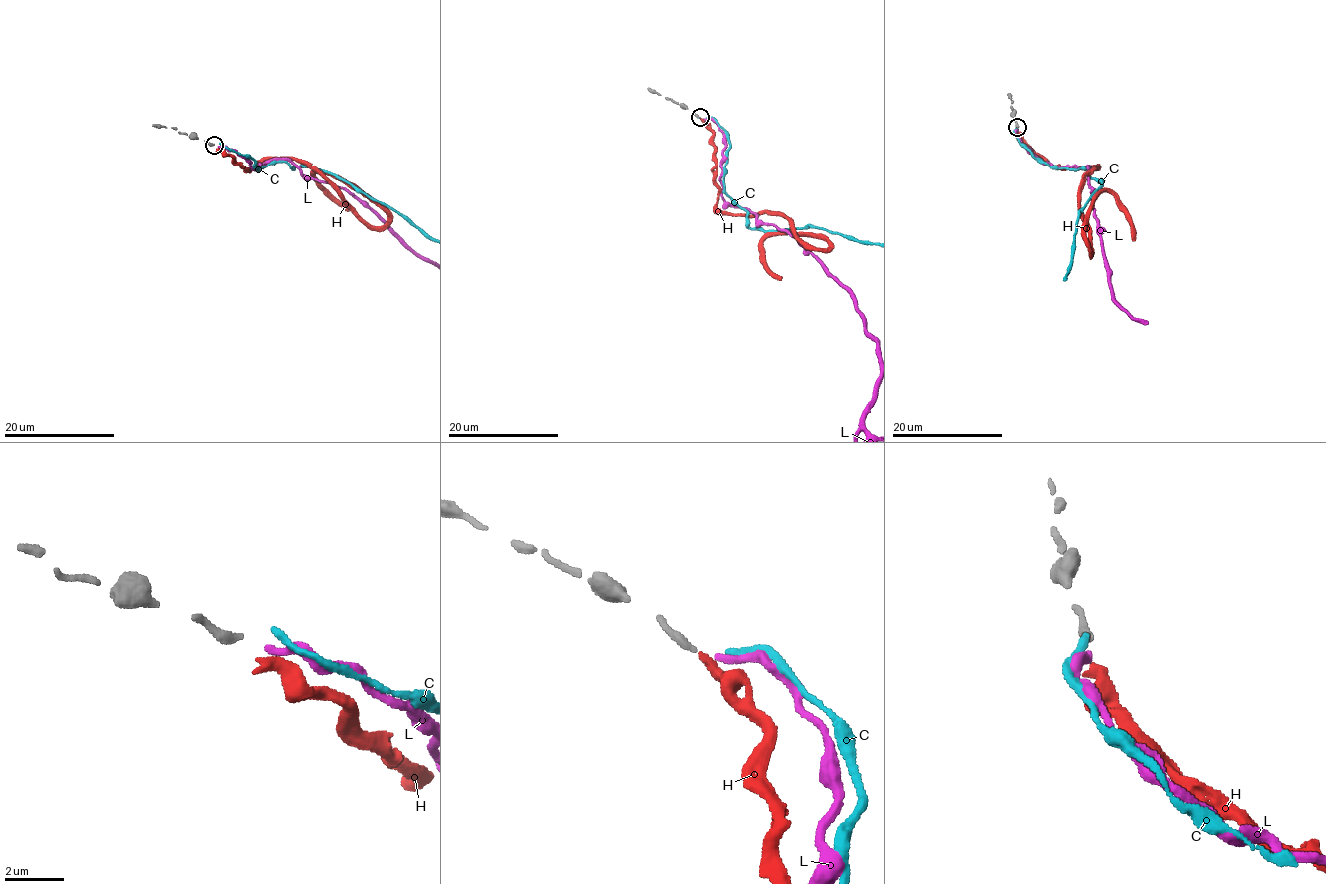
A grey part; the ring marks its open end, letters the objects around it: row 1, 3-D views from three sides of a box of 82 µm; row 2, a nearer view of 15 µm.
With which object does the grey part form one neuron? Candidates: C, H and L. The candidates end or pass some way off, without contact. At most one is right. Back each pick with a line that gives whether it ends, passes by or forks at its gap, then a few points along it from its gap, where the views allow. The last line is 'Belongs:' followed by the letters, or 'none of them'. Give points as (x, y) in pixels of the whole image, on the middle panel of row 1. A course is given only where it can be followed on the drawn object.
L: it ends | via (703, 118), (725, 145), (722, 198), (794, 235), (853, 300), (881, 361), (866, 427)
Belongs: L

